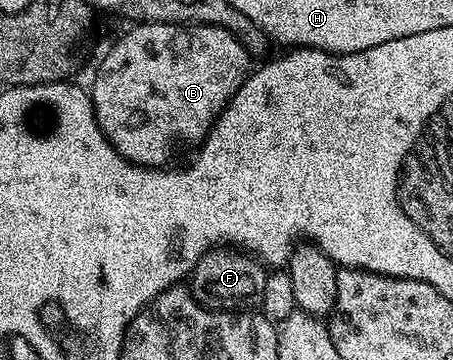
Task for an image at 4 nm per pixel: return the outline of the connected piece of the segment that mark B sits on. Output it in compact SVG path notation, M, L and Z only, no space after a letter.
M150 21L147 23L133 24L133 29L125 37L120 37L116 41L116 46L105 55L100 61L100 70L96 73L96 78L90 84L90 96L94 115L98 119L98 127L106 135L106 139L115 147L121 157L128 161L133 161L135 165L145 167L160 167L165 164L164 161L172 153L175 145L180 145L183 141L193 141L199 143L204 140L207 132L211 129L216 118L230 103L230 99L242 87L242 83L248 78L250 64L248 57L250 51L244 45L240 38L235 37L230 31L218 27L217 25L167 25L164 21Z

